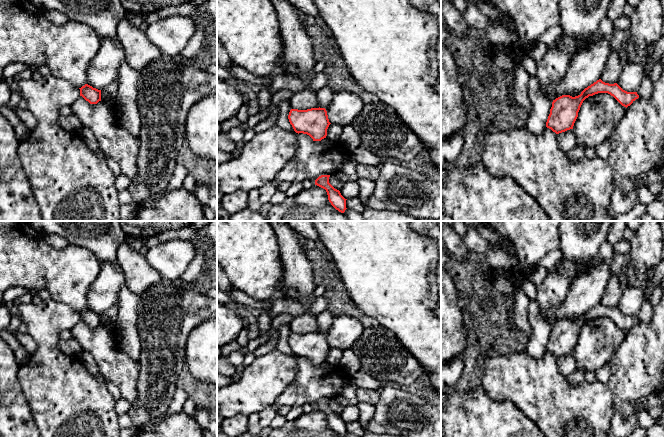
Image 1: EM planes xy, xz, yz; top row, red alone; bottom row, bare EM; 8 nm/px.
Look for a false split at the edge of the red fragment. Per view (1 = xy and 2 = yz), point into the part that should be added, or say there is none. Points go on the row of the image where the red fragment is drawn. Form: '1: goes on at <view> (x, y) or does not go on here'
1: does not go on here
2: does not go on here

